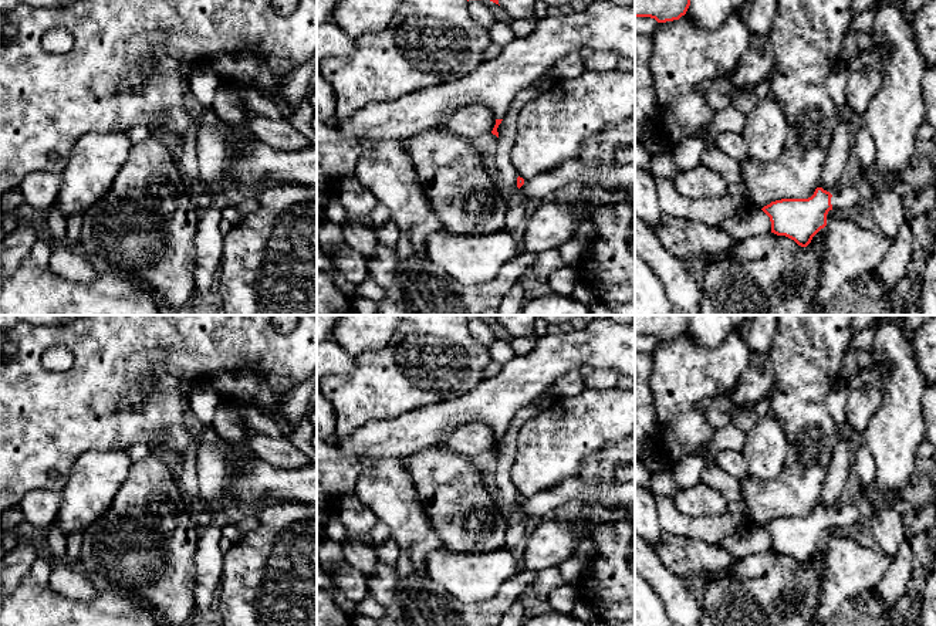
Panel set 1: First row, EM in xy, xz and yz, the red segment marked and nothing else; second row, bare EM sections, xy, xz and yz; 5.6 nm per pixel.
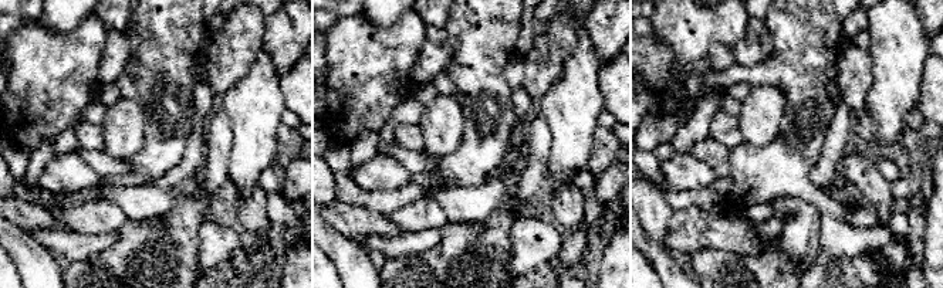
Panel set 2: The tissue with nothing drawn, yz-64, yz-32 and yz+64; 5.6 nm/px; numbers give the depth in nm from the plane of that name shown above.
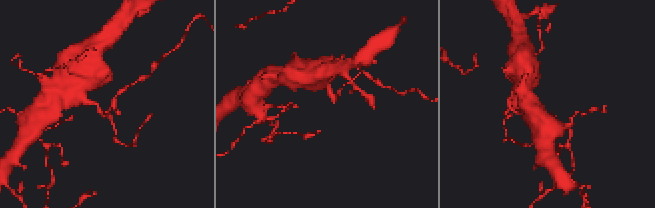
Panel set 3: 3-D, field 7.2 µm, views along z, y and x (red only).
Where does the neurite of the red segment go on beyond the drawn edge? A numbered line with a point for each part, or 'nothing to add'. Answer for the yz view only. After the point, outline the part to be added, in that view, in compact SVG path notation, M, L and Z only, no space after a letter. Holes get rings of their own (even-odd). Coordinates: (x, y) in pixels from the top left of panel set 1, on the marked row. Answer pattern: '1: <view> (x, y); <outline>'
1: yz (864, 148); M861 125L859 129L852 135L852 153L858 158L861 165L861 176L851 185L838 189L832 197L832 209L848 210L855 207L869 187L866 170L874 166L876 145L869 129Z

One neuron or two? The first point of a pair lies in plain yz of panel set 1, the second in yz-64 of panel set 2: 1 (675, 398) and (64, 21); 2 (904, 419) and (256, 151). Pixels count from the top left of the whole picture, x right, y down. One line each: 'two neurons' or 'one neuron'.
1: two neurons
2: one neuron

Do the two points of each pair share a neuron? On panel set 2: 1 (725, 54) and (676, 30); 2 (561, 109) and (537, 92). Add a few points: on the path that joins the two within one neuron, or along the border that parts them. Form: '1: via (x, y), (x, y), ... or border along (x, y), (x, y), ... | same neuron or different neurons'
1: border along (732, 47), (713, 44), (705, 58) | different neurons
2: border along (563, 68), (563, 73), (538, 101) | different neurons

